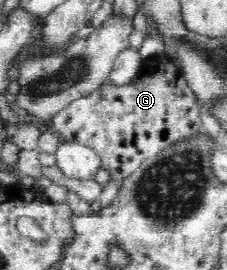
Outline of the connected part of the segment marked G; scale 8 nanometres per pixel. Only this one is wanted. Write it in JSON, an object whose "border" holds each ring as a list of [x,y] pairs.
{"border":[[[152,59],[152,62],[144,70],[140,69],[134,80],[126,86],[112,86],[109,80],[106,80],[90,94],[69,102],[47,123],[64,141],[76,142],[95,150],[101,158],[101,166],[108,170],[114,181],[122,182],[144,157],[155,155],[174,141],[201,130],[199,106],[195,103],[195,95],[184,76],[180,76],[169,66],[160,66],[158,61]]]}

